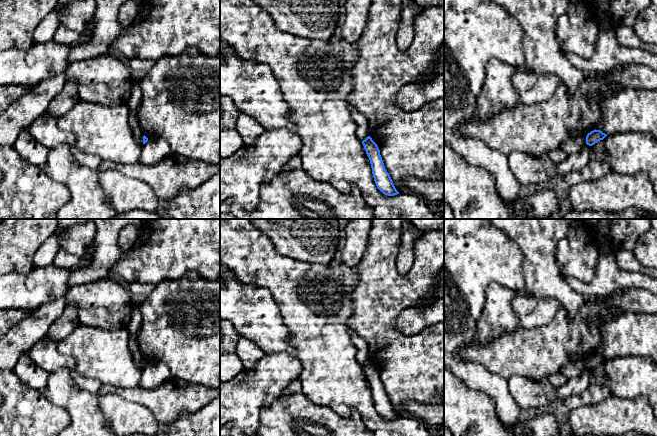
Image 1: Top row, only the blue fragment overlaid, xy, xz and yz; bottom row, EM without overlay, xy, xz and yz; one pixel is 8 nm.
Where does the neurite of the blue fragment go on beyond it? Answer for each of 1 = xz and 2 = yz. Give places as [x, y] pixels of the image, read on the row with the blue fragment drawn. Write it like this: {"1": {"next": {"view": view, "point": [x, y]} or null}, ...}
{"1": {"next": null}, "2": {"next": null}}

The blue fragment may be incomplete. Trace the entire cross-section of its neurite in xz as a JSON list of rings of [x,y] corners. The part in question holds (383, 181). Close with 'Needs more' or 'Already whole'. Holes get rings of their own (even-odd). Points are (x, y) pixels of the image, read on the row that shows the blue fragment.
[[[368,136],[362,141],[366,154],[370,160],[372,174],[377,188],[385,195],[394,196],[399,194],[393,181],[385,169],[380,150],[377,144]]]. Already whole

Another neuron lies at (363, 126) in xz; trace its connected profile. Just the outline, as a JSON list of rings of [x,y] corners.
[[[352,105],[351,110],[352,110],[352,118],[354,119],[357,125],[356,135],[361,141],[363,141],[369,136],[370,130],[369,120],[363,113],[361,113]]]

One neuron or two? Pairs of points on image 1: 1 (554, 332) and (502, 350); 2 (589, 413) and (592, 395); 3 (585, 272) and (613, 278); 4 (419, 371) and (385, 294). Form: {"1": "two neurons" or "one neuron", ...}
{"1": "one neuron", "2": "two neurons", "3": "two neurons", "4": "one neuron"}

